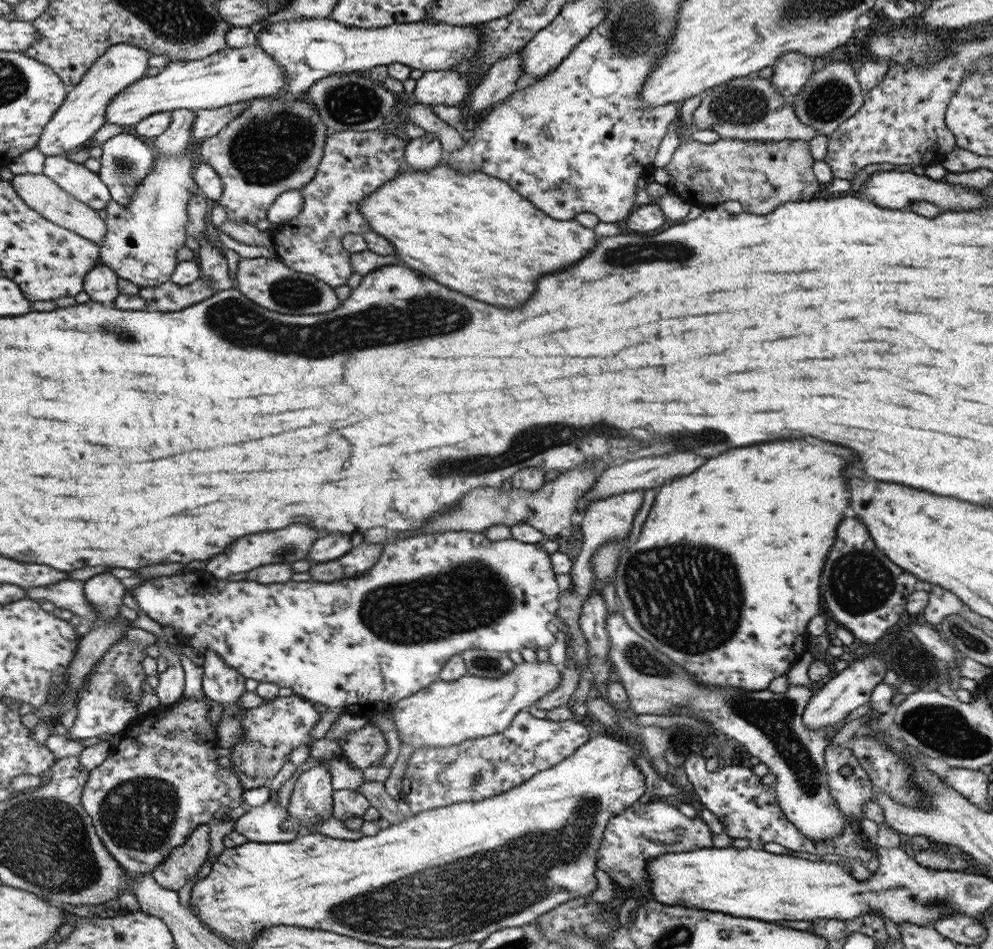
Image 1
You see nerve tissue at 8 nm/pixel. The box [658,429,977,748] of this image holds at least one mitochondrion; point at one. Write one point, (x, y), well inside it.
(861, 581)

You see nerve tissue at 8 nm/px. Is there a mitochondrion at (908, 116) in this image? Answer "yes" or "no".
no

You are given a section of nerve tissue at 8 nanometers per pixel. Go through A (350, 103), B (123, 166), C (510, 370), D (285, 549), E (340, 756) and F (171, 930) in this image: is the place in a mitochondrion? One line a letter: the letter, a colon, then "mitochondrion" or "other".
A: mitochondrion
B: mitochondrion
C: other
D: mitochondrion
E: other
F: other

